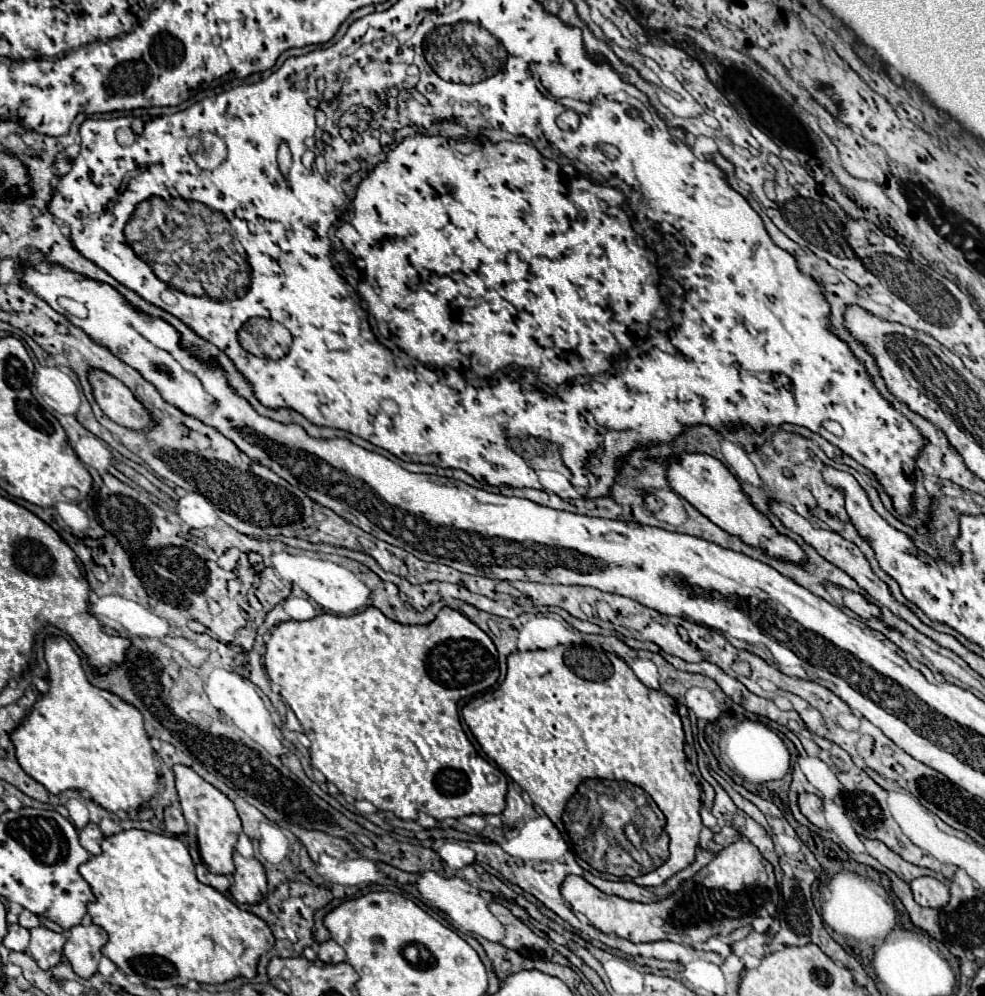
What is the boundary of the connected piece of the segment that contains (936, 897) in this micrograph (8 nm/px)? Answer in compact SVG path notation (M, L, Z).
M919 877L911 881L915 901L923 907L945 907L949 903L949 889L935 877Z

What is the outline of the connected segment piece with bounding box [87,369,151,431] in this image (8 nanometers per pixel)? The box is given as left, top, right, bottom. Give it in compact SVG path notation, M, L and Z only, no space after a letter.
M89 369L87 379L93 387L97 405L109 419L135 431L147 429L151 425L149 413L119 379L111 377L101 369Z

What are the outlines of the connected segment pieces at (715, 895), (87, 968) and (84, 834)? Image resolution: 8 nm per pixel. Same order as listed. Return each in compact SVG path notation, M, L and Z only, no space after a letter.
M747 839L725 847L707 867L683 881L671 897L657 903L643 905L605 895L577 875L569 875L563 881L561 895L571 909L585 915L593 927L633 943L651 943L659 939L683 943L683 935L689 937L691 943L703 943L713 935L729 935L739 927L751 925L755 917L773 917L779 899L773 865Z
M81 923L75 925L67 933L67 943L65 943L65 957L69 959L73 971L89 979L99 965L101 959L101 947L107 943L107 933L103 927L95 923Z
M89 823L87 827L83 827L79 831L79 841L91 855L99 855L101 853L101 841L103 841L103 833L101 833L99 825Z

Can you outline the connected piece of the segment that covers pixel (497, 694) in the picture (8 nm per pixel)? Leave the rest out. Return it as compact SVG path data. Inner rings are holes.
M557 645L553 649L513 653L507 659L505 681L491 695L493 697L483 701L479 707L471 707L471 703L467 703L463 707L463 717L487 757L493 759L515 783L519 783L523 791L529 793L533 803L543 809L543 813L555 823L557 829L563 829L561 815L567 799L575 793L579 781L591 777L629 781L639 785L653 797L659 809L663 809L663 815L667 817L665 833L670 839L670 856L661 867L645 875L635 878L625 876L621 879L609 873L599 873L585 861L579 861L583 869L607 881L633 881L641 887L655 887L695 861L699 833L703 827L699 815L701 787L693 781L685 767L685 735L675 701L671 697L647 689L623 659L615 655L609 657L607 653L595 651L589 645Z

